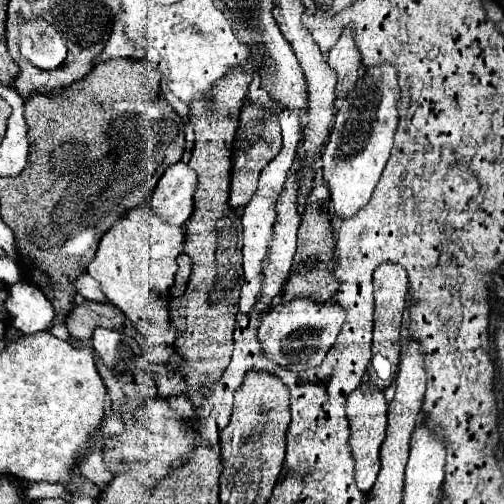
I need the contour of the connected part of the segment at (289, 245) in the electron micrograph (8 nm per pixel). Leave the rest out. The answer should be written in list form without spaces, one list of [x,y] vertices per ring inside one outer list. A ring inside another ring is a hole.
[[[295,158],[295,166],[289,170],[285,188],[279,194],[279,200],[277,200],[277,222],[275,222],[275,232],[273,232],[273,238],[271,238],[271,244],[269,244],[269,256],[263,262],[263,274],[265,274],[265,278],[263,278],[263,290],[261,290],[261,296],[259,296],[259,302],[265,302],[265,304],[271,304],[273,298],[279,294],[283,282],[289,276],[289,268],[291,268],[293,256],[295,256],[297,228],[299,228],[299,222],[301,222],[301,216],[297,212],[297,190],[295,190],[299,186],[297,172],[299,172],[299,158]]]

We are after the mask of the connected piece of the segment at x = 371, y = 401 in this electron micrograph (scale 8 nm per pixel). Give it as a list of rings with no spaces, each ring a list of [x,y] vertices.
[[[369,382],[359,384],[347,400],[347,416],[351,424],[351,452],[355,458],[355,482],[359,490],[369,492],[375,484],[375,478],[379,474],[379,448],[385,440],[385,428],[387,428],[387,400],[383,396],[383,390],[377,386],[371,386]]]

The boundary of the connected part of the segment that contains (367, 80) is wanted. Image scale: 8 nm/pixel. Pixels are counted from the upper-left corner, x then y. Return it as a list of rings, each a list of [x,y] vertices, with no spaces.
[[[383,62],[383,66],[363,70],[353,90],[339,106],[335,128],[321,156],[323,176],[331,190],[335,222],[351,218],[355,210],[363,208],[371,198],[379,182],[379,176],[387,164],[389,152],[393,148],[393,136],[399,124],[397,104],[399,104],[397,68],[391,66],[389,62]]]

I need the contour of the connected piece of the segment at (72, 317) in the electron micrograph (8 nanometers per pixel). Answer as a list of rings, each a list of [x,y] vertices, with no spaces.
[[[85,300],[77,304],[67,316],[69,336],[77,340],[89,340],[97,326],[121,330],[123,322],[125,322],[125,314],[117,306],[109,302],[93,302],[93,300]]]

